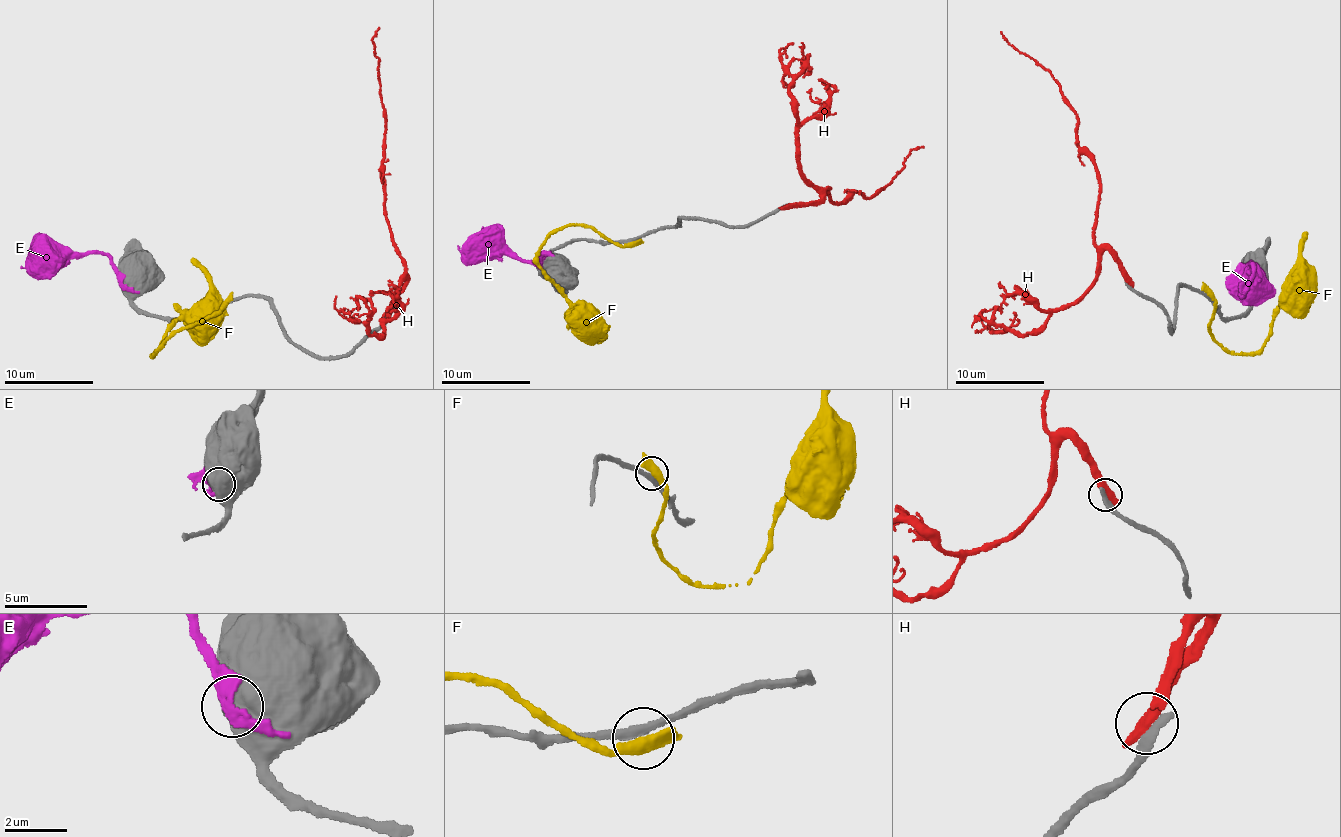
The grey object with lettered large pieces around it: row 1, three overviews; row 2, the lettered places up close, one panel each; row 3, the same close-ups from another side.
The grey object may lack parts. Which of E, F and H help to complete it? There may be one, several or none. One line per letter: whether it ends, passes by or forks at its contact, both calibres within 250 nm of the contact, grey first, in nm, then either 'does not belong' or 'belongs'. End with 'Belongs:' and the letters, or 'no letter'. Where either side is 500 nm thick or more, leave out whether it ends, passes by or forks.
E: 550 nm thick on the grey side, 320 nm on the other; does not belong
F: it passes by; 240 nm thick on the grey side, 400 nm on the other; does not belong
H: it ends there; 340 nm thick on the grey side, 480 nm on the other; does not belong
Belongs: no letter

